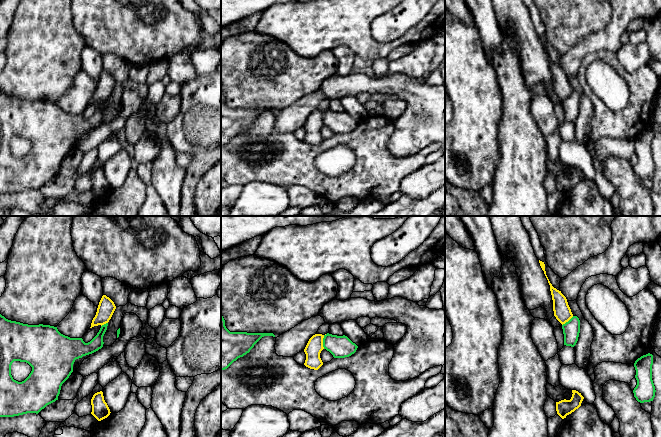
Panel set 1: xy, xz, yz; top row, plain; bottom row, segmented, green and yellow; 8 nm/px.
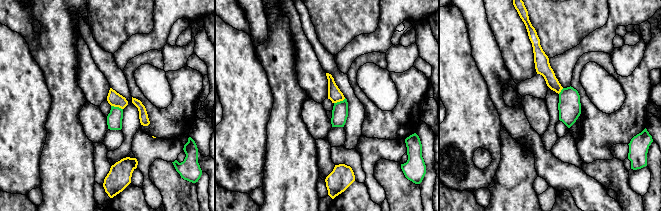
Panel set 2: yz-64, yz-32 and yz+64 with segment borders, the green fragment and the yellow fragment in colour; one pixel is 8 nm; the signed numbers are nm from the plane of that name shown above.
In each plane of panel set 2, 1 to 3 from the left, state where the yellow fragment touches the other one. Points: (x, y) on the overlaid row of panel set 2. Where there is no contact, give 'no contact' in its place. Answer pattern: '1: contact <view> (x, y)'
1: contact yz-64 (117, 107)
2: contact yz-32 (340, 101)
3: contact yz+64 (561, 91)

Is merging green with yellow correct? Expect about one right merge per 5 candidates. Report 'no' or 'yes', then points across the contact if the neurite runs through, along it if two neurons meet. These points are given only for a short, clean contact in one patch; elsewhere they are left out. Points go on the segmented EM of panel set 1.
no

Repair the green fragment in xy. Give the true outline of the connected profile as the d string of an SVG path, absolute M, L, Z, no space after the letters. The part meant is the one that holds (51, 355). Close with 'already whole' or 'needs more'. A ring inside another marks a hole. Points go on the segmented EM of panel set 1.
M0 314L0 417L14 417L27 413L38 414L47 405L58 400L62 384L73 372L76 359L92 354L103 347L103 336L108 323L101 326L97 335L88 343L82 338L70 338L50 325L28 325L6 319ZM14 361L26 362L32 367L29 376L22 382L13 379L11 365Z | already whole

